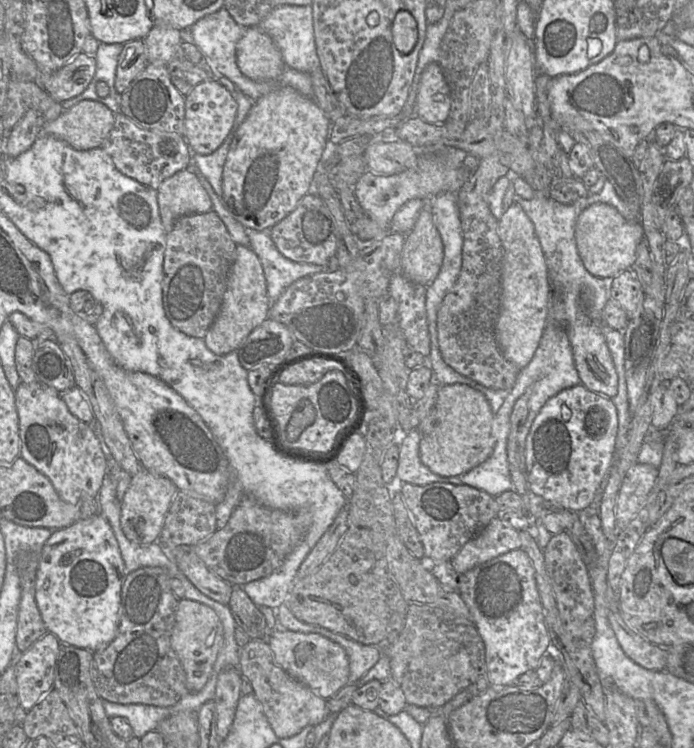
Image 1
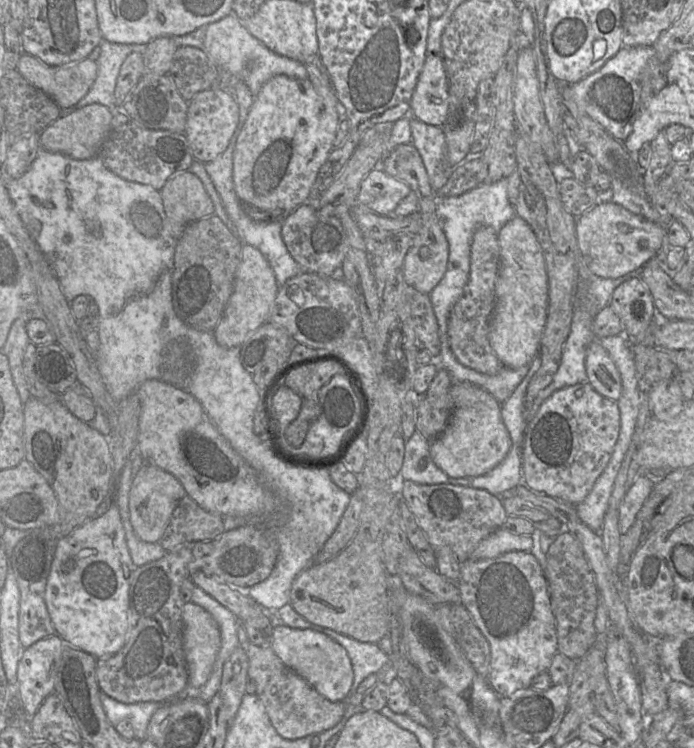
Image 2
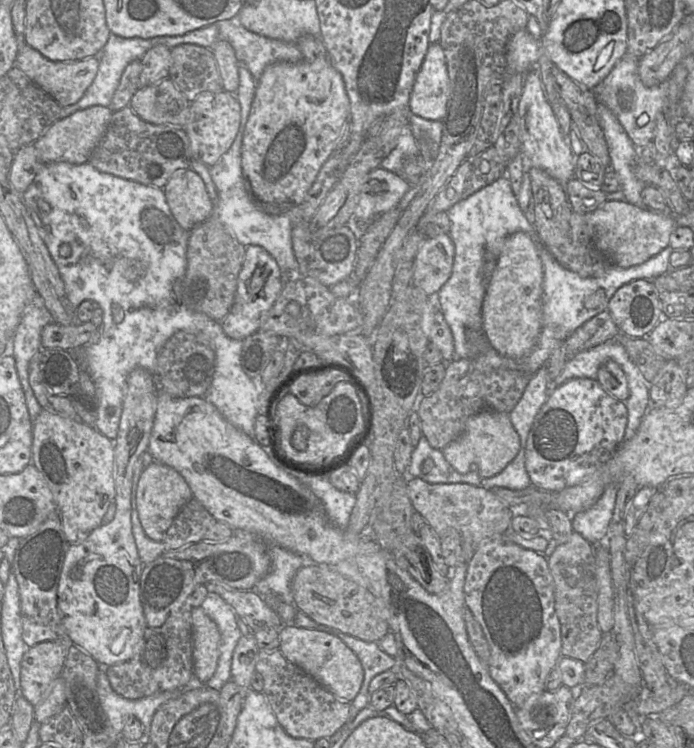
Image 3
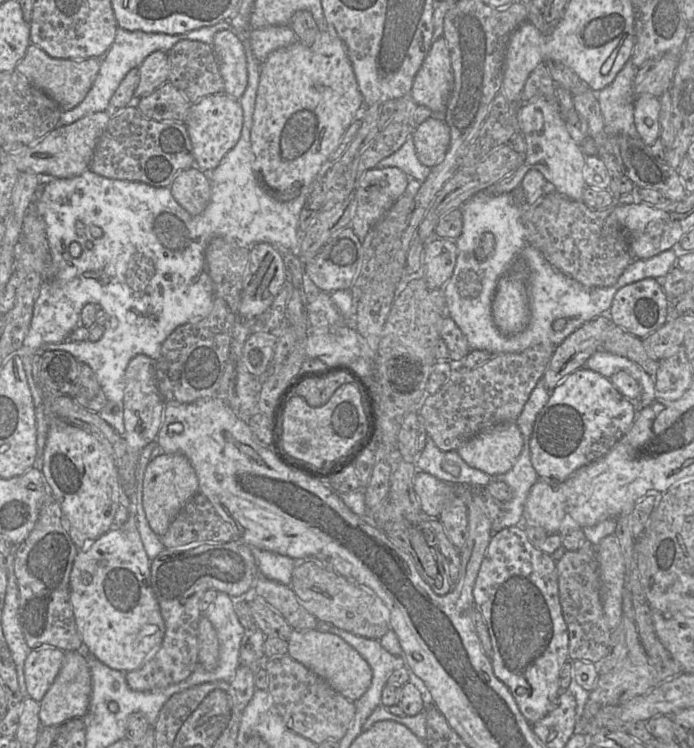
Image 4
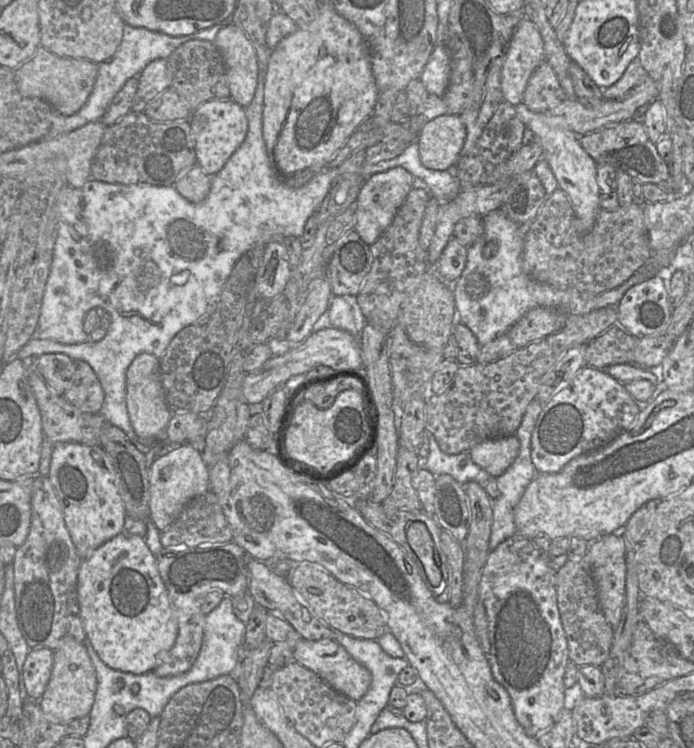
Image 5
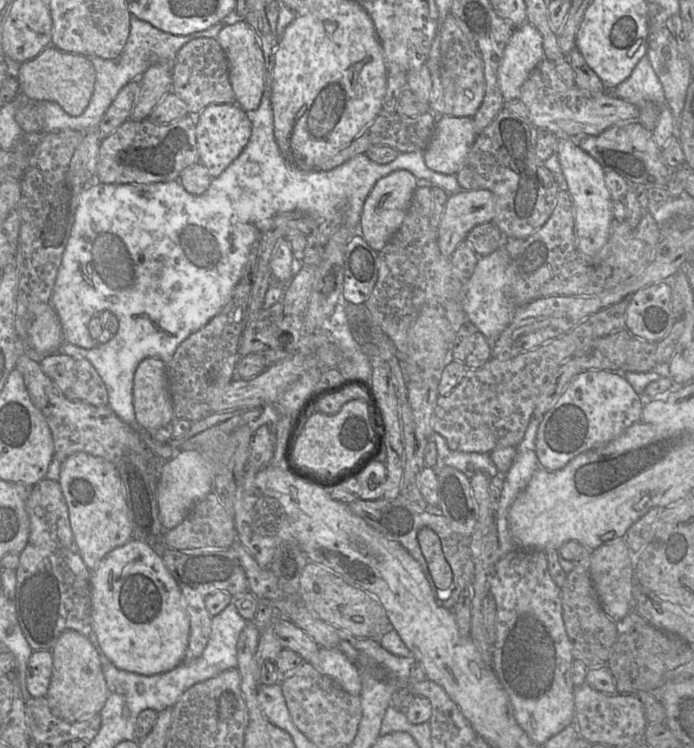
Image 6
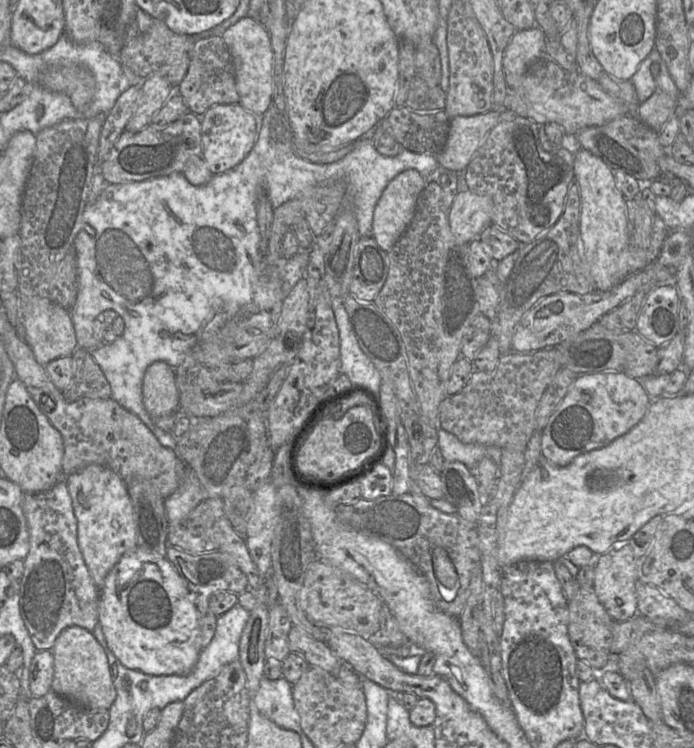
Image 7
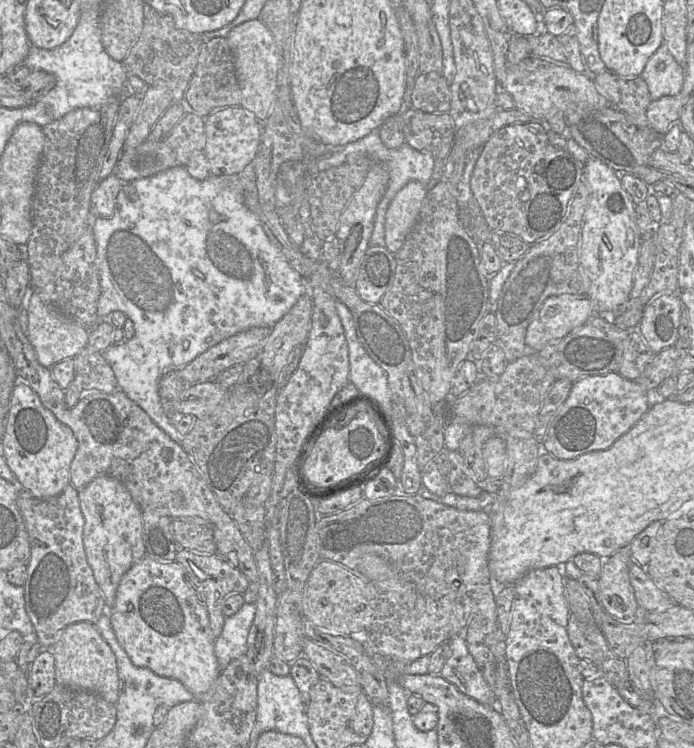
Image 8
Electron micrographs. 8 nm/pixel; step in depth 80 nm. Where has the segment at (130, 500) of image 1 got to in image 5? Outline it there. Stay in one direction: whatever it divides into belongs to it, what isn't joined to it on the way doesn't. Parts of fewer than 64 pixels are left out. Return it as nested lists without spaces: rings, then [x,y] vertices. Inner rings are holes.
[[[182,444],[154,460],[150,468],[149,485],[150,520],[163,532],[176,521],[191,499],[210,490],[209,469],[196,448]]]

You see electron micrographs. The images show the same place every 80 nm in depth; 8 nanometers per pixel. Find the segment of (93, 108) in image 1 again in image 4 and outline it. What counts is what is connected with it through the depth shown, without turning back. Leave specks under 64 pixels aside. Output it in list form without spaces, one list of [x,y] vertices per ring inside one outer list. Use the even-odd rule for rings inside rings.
[[[106,111],[89,114],[72,124],[54,128],[35,144],[6,154],[19,172],[49,174],[62,179],[74,178],[89,169],[95,148],[110,119]]]

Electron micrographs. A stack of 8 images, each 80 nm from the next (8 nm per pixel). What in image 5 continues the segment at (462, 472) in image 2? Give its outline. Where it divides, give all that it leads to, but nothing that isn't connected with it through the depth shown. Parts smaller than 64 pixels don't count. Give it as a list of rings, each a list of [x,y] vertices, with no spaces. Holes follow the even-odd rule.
[[[516,434],[488,439],[473,446],[469,451],[471,460],[486,471],[492,478],[502,475],[517,458],[520,450],[520,441]]]

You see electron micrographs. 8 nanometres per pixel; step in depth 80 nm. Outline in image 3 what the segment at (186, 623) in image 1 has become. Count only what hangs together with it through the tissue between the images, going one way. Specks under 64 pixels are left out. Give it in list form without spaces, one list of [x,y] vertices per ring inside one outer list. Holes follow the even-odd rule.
[[[201,607],[191,612],[193,674],[207,682],[214,675],[220,656],[220,632],[215,622]]]

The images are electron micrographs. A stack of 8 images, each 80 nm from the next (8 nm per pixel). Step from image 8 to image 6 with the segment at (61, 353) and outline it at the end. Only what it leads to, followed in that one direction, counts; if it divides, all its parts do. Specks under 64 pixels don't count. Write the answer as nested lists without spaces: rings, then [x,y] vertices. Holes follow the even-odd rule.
[[[49,303],[34,307],[34,318],[28,331],[30,346],[41,356],[58,353],[65,342],[59,317]]]

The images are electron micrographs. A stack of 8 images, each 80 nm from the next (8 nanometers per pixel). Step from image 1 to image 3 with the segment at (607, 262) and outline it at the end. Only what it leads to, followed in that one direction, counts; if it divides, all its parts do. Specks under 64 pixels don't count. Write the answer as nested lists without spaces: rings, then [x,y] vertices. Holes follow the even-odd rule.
[[[607,200],[590,216],[595,229],[595,247],[609,262],[621,268],[642,264],[657,255],[669,246],[670,235],[678,227],[675,218],[669,214],[639,208],[619,200]]]

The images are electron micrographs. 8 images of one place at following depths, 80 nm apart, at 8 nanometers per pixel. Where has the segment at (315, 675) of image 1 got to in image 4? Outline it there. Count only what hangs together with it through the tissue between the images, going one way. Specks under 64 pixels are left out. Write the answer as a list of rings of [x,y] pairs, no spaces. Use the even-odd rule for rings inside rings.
[[[293,630],[288,639],[288,655],[325,680],[352,702],[367,691],[372,671],[362,656],[339,636],[320,630]]]

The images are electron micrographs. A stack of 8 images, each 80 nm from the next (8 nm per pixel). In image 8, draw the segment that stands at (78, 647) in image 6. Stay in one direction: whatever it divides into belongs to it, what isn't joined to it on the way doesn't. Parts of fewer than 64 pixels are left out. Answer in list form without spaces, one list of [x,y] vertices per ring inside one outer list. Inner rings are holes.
[[[78,622],[69,625],[48,650],[55,661],[56,684],[92,691],[107,702],[116,704],[119,688],[116,658],[95,624]]]

